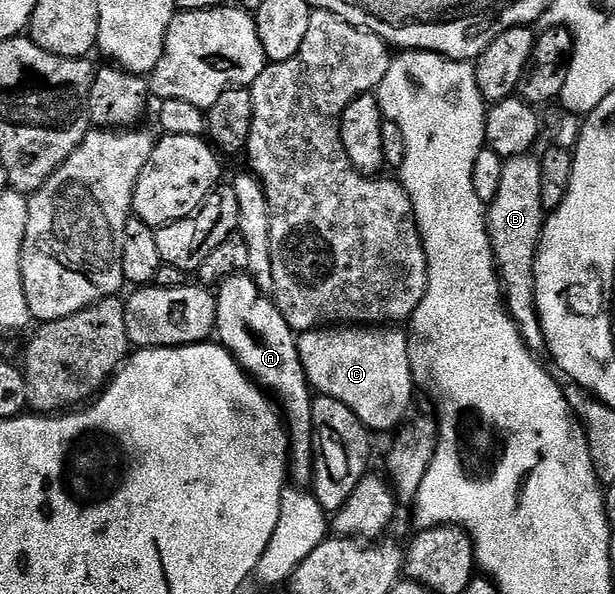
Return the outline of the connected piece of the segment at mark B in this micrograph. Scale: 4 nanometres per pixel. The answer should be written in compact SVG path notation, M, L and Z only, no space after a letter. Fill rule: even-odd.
M539 157L510 158L503 166L501 187L487 209L487 234L491 236L491 250L495 252L495 268L503 283L507 312L519 326L523 342L532 351L542 350L545 345L539 311L535 308L535 256L539 254L544 220Z

